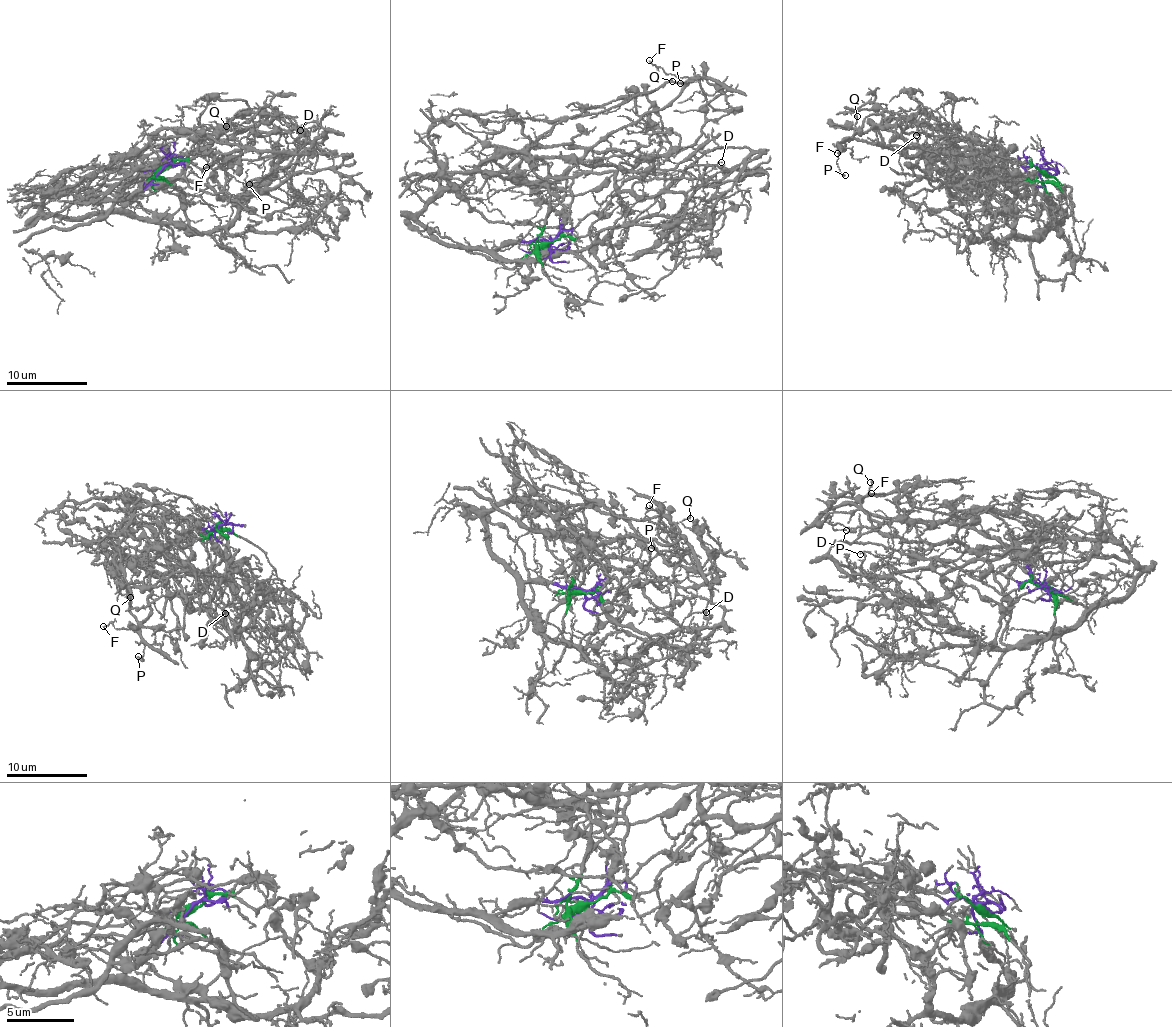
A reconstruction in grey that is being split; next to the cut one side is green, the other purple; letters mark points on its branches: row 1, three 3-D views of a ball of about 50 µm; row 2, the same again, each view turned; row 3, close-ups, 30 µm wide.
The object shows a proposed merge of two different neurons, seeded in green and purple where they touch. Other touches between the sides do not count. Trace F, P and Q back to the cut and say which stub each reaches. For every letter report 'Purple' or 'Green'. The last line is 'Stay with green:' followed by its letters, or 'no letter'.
F: Green
P: Green
Q: Green
Stay with green: F, P, Q

